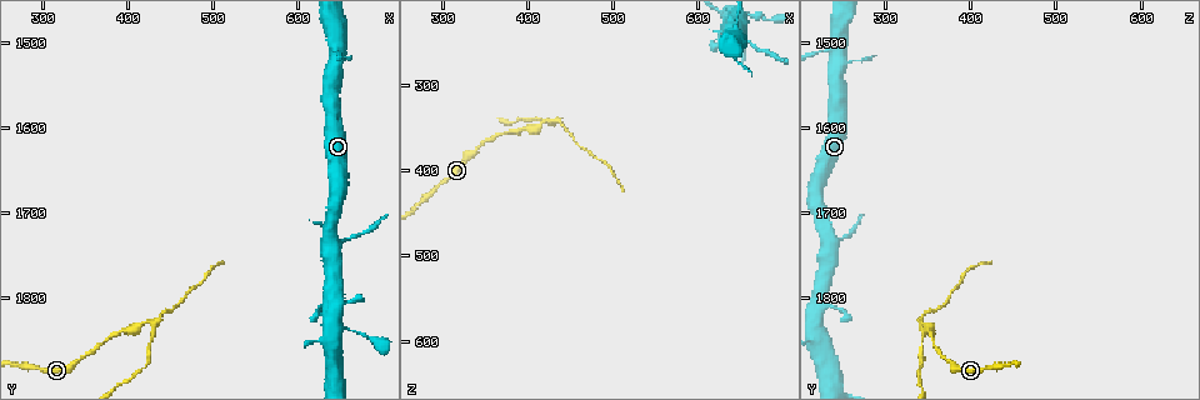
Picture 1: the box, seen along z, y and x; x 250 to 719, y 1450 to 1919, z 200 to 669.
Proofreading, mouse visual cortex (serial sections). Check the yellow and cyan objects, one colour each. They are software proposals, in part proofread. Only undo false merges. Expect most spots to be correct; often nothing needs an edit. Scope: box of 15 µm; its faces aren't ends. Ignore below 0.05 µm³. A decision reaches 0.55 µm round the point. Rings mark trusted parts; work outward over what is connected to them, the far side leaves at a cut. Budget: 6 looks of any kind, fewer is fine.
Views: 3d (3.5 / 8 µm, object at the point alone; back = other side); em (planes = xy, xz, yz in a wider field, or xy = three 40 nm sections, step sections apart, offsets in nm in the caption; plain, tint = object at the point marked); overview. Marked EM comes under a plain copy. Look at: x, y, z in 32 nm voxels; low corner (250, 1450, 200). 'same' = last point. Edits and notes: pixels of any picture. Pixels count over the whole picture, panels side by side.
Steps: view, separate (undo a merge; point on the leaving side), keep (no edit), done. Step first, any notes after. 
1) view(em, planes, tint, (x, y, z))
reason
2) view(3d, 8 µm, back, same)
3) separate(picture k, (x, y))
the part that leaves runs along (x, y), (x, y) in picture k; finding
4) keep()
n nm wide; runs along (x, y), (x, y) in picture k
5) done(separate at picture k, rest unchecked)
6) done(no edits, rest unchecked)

view(3d, 8 µm, (430, 1830, 345))
abrupt turn

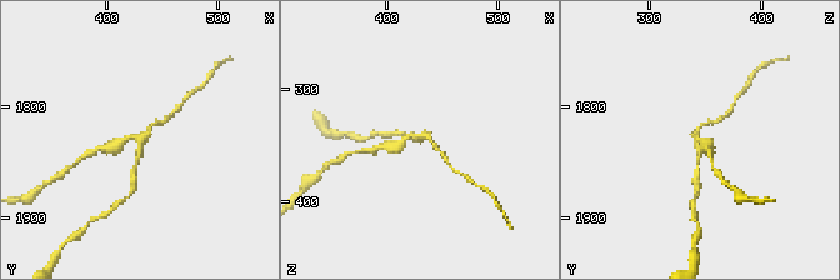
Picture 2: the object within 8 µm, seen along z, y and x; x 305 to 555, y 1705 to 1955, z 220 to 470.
view(3d, 3.5 µm, (428, 1830, 342))

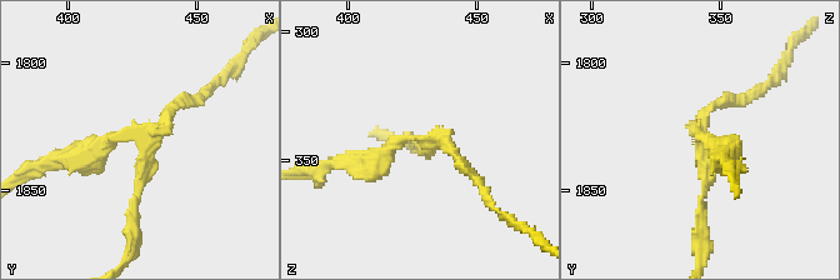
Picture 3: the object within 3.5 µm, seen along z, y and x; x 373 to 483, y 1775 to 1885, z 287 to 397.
separate(picture 3, (139, 179))
arms of 100, 150, 300 nm; the part that leaves runs along (131, 133), (146, 140), (131, 244) in picture 3; a second cell is stuck on

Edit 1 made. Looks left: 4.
view(overview)
see it whole again

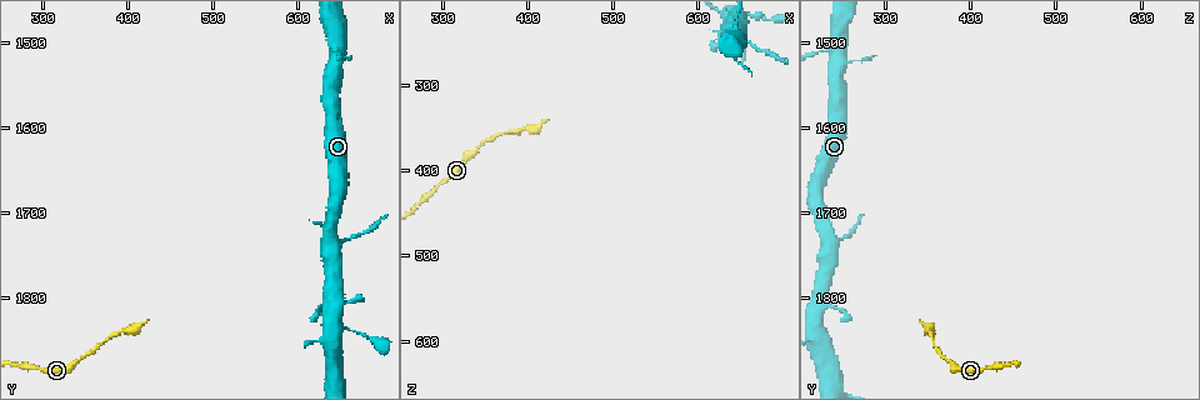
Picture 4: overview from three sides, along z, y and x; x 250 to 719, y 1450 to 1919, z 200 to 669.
view(3d, 3.5 µm, back, (640, 1515, 245))
thin arm on a thick one

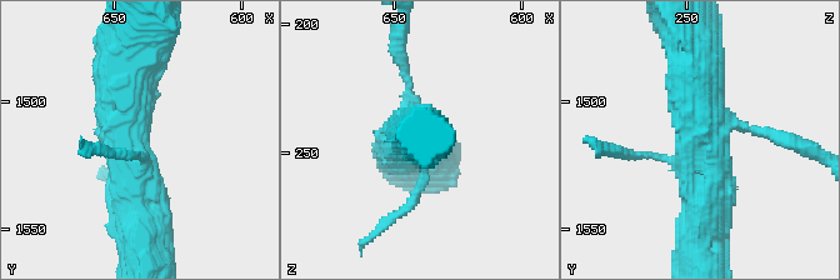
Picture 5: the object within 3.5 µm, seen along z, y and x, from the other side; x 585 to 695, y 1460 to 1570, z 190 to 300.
view(em, xy, step 2, tint, (644, 1514, 244))
now the EM

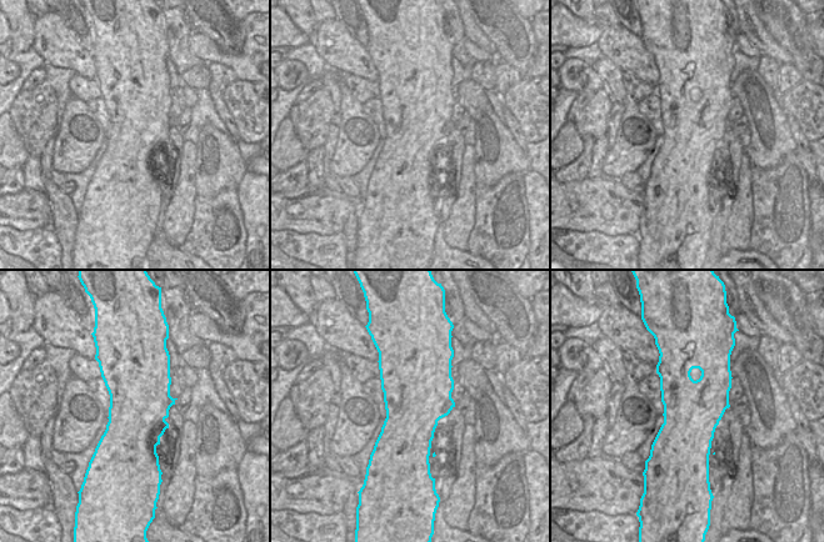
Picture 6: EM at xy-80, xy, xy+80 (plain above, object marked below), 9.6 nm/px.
view(em, xy, step 5, tint, same)
cut it another way

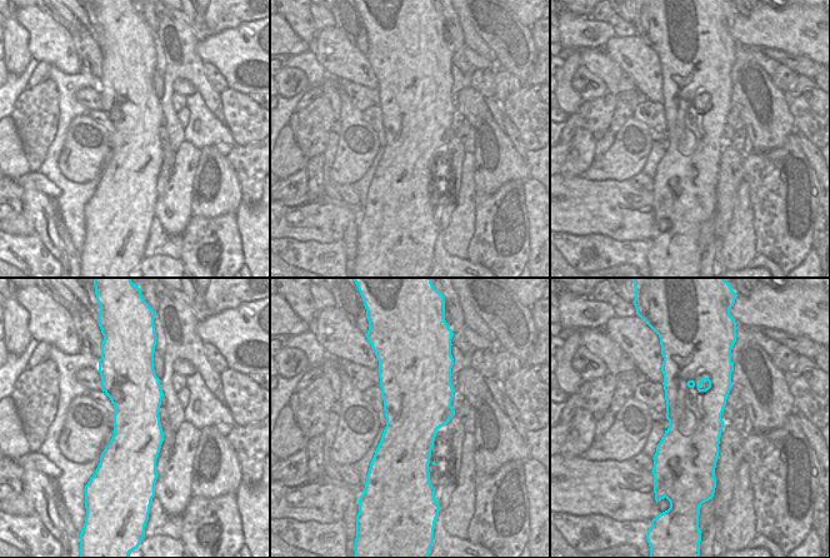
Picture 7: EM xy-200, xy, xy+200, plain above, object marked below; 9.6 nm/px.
keep()
runs along (145, 244), (130, 159), (130, 83) in picture 5; continuous, no second cell

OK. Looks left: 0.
done(separate at picture 3, rest unchecked)

